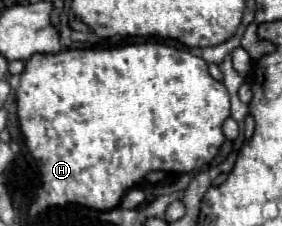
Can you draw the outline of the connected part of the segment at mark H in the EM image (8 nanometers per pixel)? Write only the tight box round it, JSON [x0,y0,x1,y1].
[16,42,230,210]

